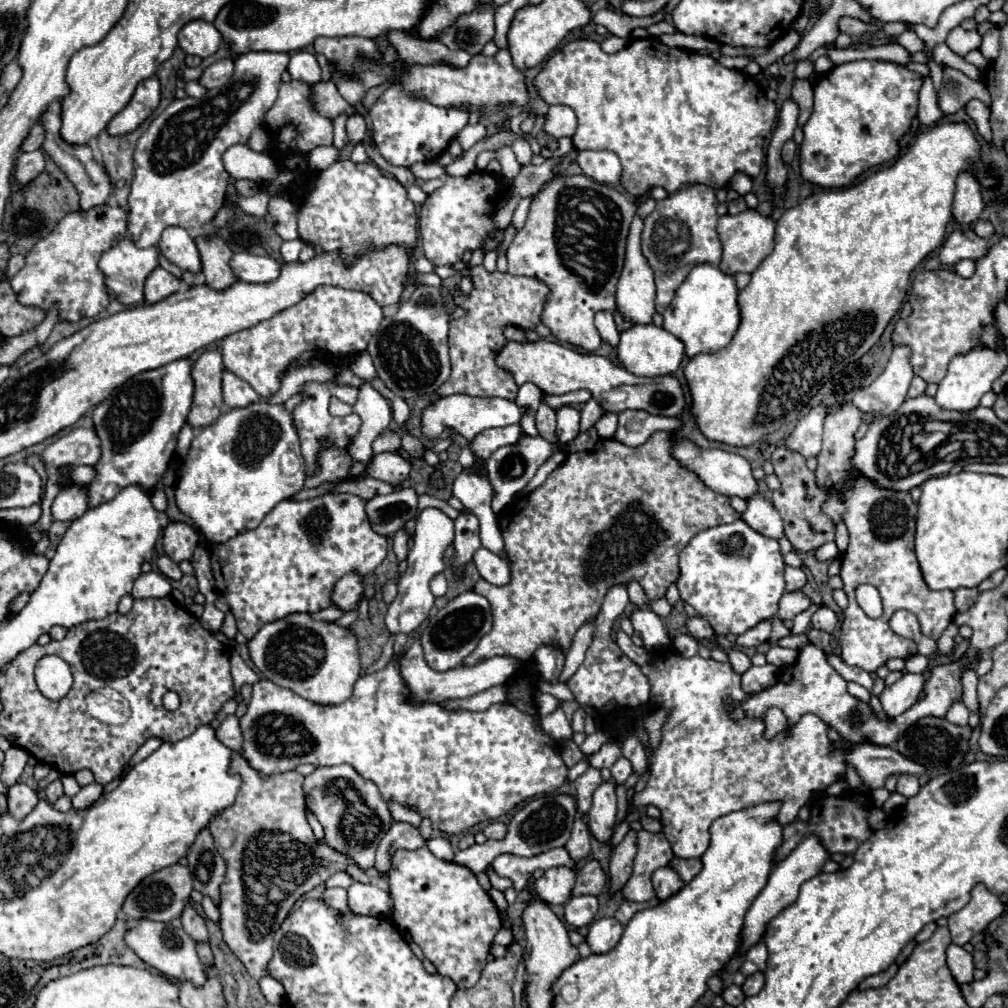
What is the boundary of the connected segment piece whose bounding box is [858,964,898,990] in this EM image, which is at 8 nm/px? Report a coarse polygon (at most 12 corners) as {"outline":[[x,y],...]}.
{"outline":[[896,964],[888,970],[868,976],[860,982],[860,990],[884,986],[898,970]]}

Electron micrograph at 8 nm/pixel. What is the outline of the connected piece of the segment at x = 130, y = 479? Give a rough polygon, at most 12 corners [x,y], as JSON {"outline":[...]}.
{"outline":[[192,360],[136,374],[94,408],[90,508],[154,490],[186,424]]}

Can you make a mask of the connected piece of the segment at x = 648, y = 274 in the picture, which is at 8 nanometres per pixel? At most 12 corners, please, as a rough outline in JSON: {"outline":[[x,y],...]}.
{"outline":[[642,218],[626,240],[616,304],[634,324],[654,316],[654,272],[640,248]]}

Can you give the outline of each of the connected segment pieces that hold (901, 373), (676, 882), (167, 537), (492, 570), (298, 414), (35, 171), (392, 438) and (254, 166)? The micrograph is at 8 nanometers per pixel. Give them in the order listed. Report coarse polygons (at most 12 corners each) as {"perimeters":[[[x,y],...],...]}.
{"perimeters":[[[894,346],[886,370],[852,404],[886,416],[914,378],[908,346]],[[670,866],[652,874],[658,900],[668,900],[684,882]],[[184,522],[164,528],[164,552],[190,560],[198,544],[196,530]],[[480,548],[474,562],[480,576],[494,586],[512,578],[508,562]],[[336,382],[304,384],[292,410],[308,476],[316,470],[318,440],[346,448],[360,416],[336,418],[330,398],[354,406],[358,390]],[[42,150],[16,158],[14,180],[30,184],[44,170]],[[384,432],[372,442],[372,458],[400,448],[402,432]],[[246,144],[228,148],[222,160],[234,180],[276,180],[278,164]]]}

